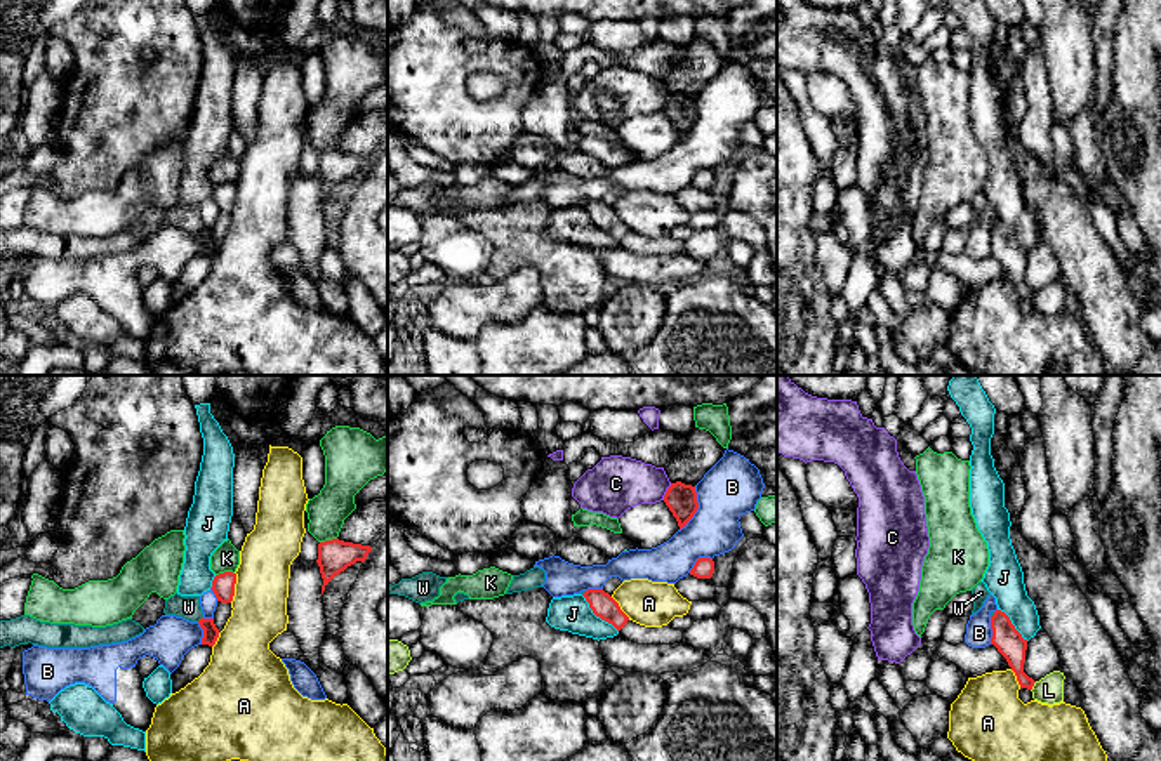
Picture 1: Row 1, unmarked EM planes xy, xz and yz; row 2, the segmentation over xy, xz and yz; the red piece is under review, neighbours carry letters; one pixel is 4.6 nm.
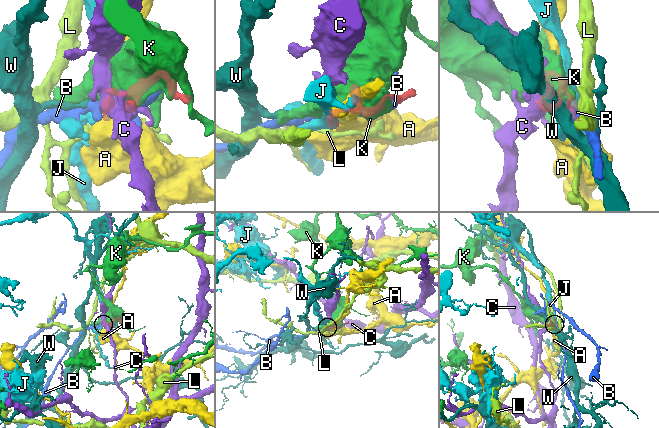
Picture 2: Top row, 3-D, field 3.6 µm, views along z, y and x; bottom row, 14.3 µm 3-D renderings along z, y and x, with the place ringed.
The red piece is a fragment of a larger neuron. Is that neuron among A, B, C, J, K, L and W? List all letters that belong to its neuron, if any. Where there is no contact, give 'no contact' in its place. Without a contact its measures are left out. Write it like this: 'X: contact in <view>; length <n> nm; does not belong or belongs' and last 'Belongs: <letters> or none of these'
A: contact in xy; length 150 nm; does not belong
B: contact in xz; length 220 nm; does not belong
C: contact in xz; length 90 nm; does not belong
J: contact in xz; length 240 nm; does not belong
K: contact in xy; length 90 nm; does not belong
L: contact in yz; length 50 nm; does not belong
W: contact in xy; length 40 nm; belongs
Belongs: W

